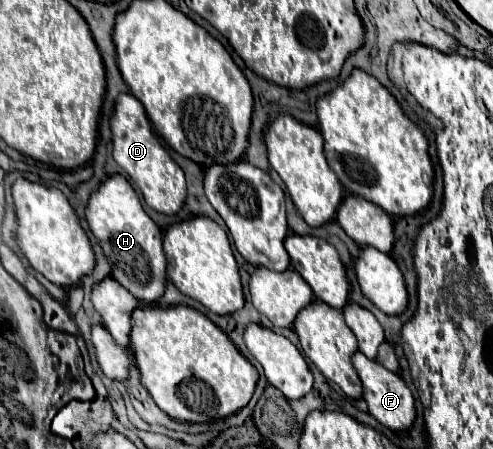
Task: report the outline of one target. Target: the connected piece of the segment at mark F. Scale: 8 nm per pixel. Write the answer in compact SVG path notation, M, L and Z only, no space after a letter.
M361 352L353 354L353 366L363 382L363 400L369 404L369 412L389 430L405 432L415 422L415 398L409 386L403 382L403 378L395 372L389 372L383 364L369 360Z

